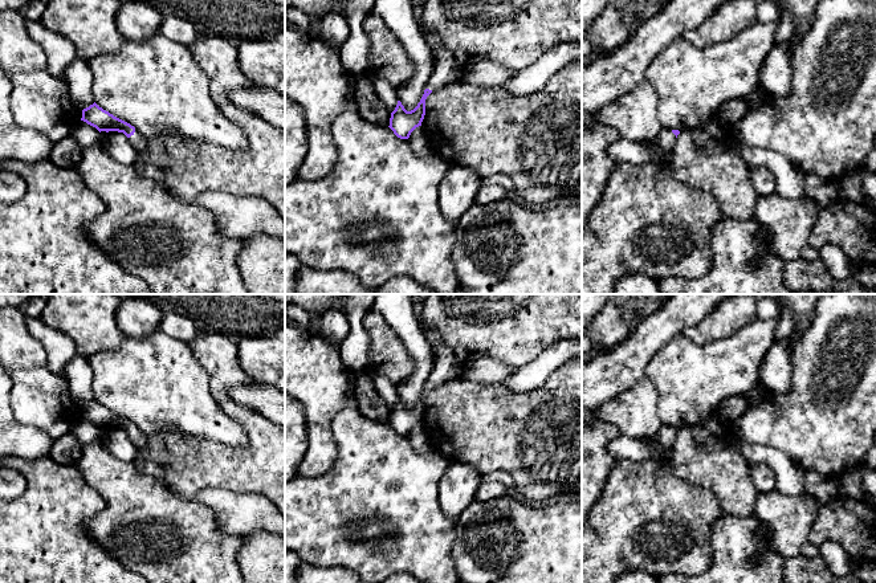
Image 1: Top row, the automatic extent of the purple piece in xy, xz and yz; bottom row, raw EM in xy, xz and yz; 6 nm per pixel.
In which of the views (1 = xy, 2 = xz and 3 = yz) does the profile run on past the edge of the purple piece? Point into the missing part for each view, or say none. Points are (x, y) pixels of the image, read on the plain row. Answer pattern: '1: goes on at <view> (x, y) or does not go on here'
1: goes on at xy (138, 437)
2: goes on at xz (445, 367)
3: goes on at yz (631, 448)

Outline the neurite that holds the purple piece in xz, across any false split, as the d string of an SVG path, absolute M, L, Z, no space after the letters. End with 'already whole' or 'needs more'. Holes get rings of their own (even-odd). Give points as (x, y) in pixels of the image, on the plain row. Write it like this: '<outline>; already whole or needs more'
M421 317L417 319L421 326L423 334L425 335L425 339L432 347L433 367L428 376L427 386L424 387L424 391L417 403L413 407L407 408L402 399L398 398L395 407L391 409L388 424L400 436L408 436L411 429L416 424L421 423L425 412L427 394L433 387L441 386L452 379L459 378L465 370L465 364L463 364L457 359L455 352L447 346L440 333L424 323L421 321Z; needs more

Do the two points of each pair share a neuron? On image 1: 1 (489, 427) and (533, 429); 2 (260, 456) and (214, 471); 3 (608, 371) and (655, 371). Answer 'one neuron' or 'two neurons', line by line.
1: one neuron
2: one neuron
3: two neurons

